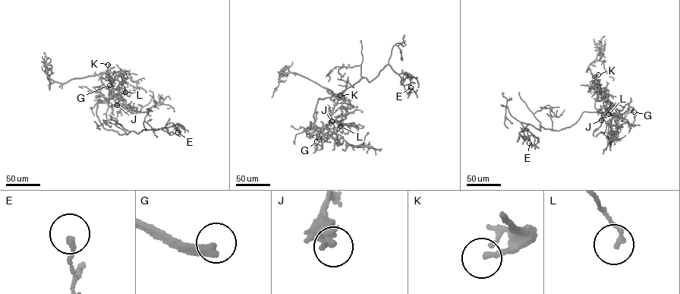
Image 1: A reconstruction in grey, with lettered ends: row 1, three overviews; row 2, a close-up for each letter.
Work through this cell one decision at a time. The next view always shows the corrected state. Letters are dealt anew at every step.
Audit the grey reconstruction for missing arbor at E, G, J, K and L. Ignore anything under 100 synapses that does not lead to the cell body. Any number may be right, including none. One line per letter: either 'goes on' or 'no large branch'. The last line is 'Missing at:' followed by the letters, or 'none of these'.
E: no large branch
G: goes on
J: no large branch
K: no large branch
L: no large branch
Missing at: G

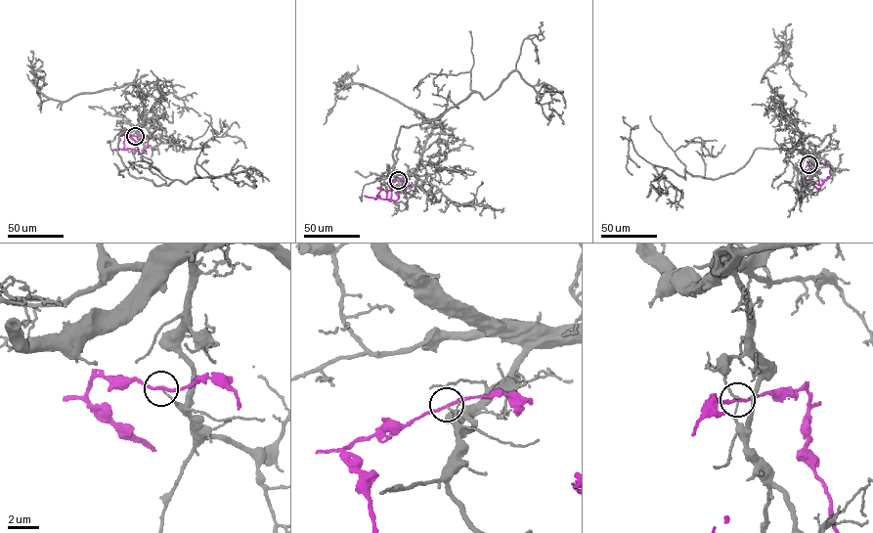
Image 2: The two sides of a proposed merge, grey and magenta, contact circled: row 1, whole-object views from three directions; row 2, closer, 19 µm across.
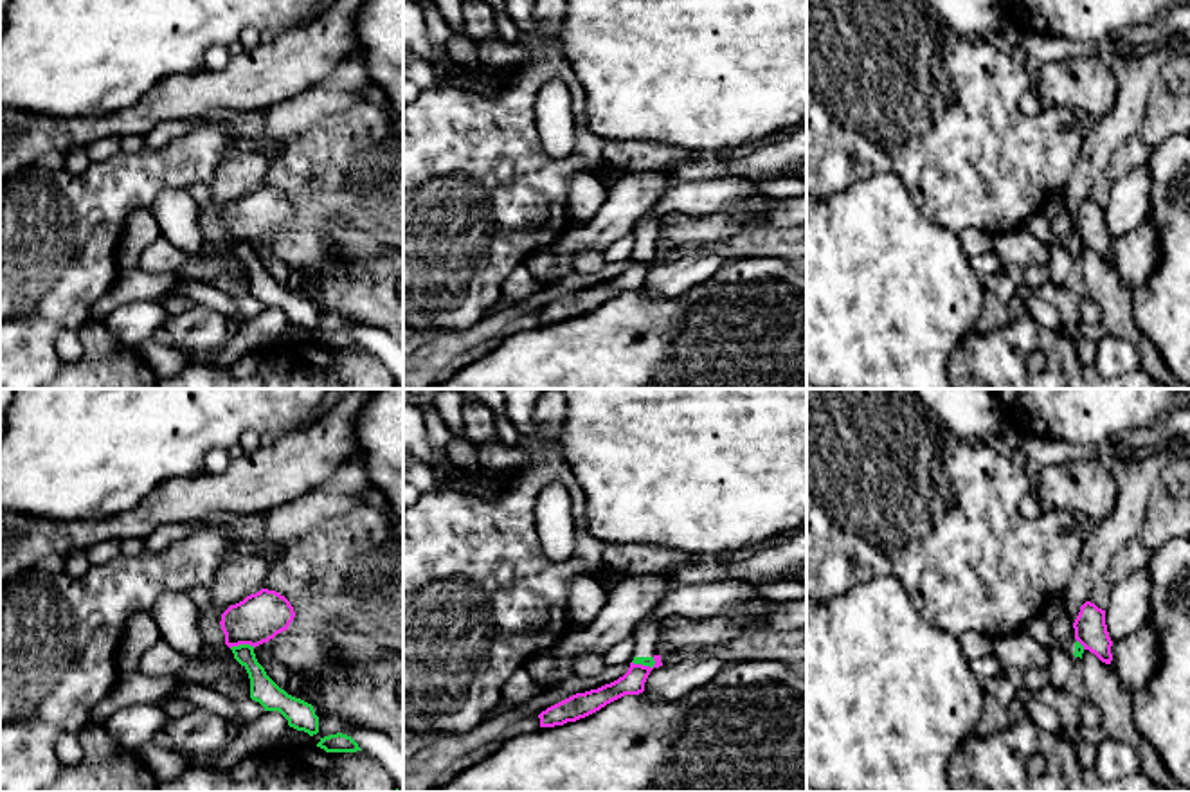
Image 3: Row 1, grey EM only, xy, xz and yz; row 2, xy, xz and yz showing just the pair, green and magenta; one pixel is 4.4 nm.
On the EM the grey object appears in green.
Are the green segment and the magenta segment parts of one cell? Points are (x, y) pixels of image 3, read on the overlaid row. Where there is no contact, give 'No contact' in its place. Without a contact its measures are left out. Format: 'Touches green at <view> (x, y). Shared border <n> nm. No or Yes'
Touches green at xy (242, 645). Shared border 110 nm. No

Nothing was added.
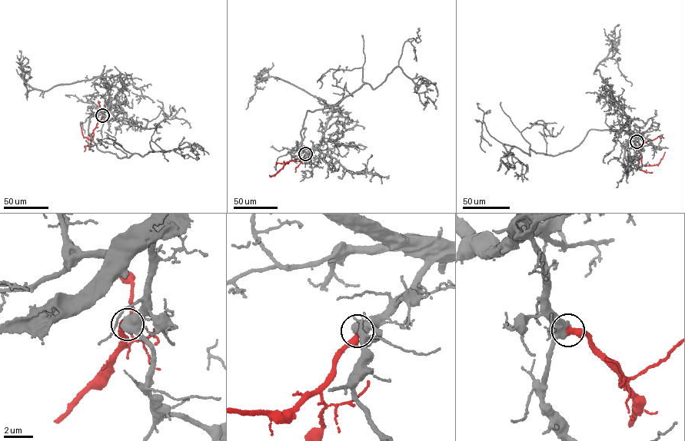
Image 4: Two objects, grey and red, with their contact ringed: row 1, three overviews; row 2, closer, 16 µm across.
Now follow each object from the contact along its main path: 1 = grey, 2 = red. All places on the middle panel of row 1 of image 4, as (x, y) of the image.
1: (305, 154), (307, 111), (335, 106), (364, 84), (376, 87), (398, 65), (405, 41), (420, 41), (420, 31)
2: (305, 154), (301, 159), (286, 163), (274, 174), (269, 175)

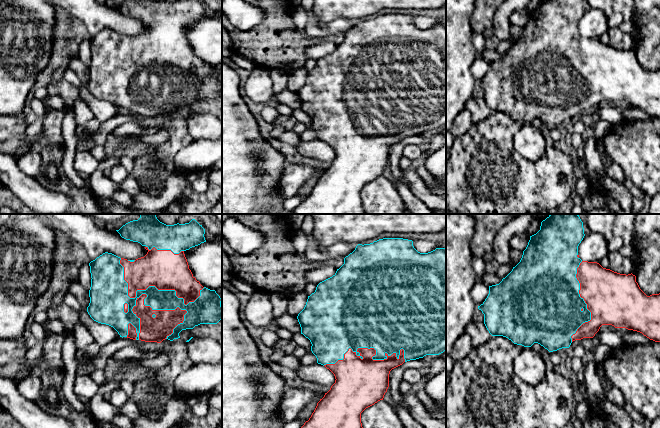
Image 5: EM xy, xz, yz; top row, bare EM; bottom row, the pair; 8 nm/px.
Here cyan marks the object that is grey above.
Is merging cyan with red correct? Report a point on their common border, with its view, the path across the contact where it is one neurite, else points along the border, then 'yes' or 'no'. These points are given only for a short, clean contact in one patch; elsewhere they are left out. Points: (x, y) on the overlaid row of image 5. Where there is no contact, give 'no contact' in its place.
meets cyan in xy at (147, 305); yes

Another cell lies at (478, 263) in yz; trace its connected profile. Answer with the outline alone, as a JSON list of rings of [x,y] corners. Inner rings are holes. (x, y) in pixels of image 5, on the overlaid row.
[[[474,256],[473,267],[475,269],[475,272],[476,272],[478,278],[481,278],[482,276],[484,276],[486,274],[485,262],[484,262],[483,258]]]

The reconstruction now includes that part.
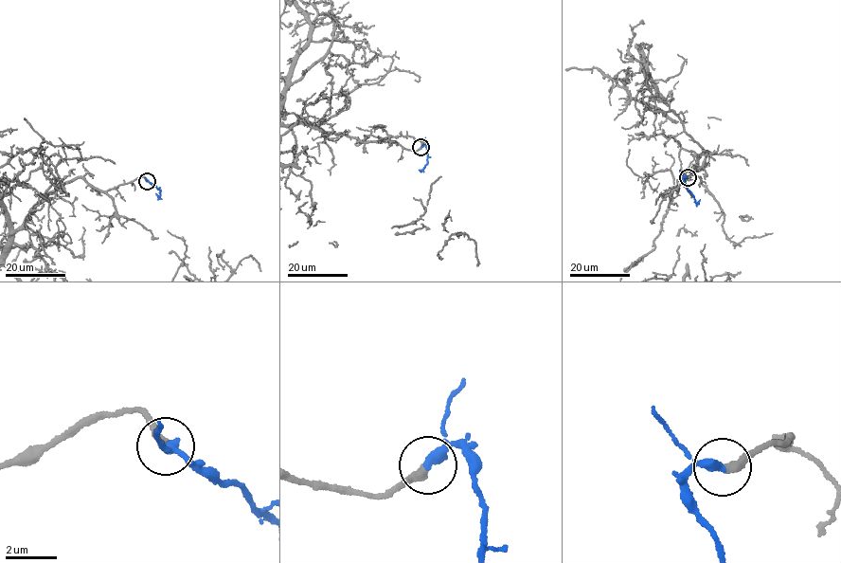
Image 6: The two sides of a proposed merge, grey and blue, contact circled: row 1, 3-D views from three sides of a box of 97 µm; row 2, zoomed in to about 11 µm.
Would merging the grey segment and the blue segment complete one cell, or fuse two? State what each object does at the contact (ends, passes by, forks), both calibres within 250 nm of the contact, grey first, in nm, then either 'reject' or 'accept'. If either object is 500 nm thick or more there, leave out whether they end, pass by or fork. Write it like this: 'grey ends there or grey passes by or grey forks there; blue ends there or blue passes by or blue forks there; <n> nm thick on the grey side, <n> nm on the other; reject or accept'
grey ends there; blue ends there; 320 nm thick on the grey side, 400 nm on the other; accept

